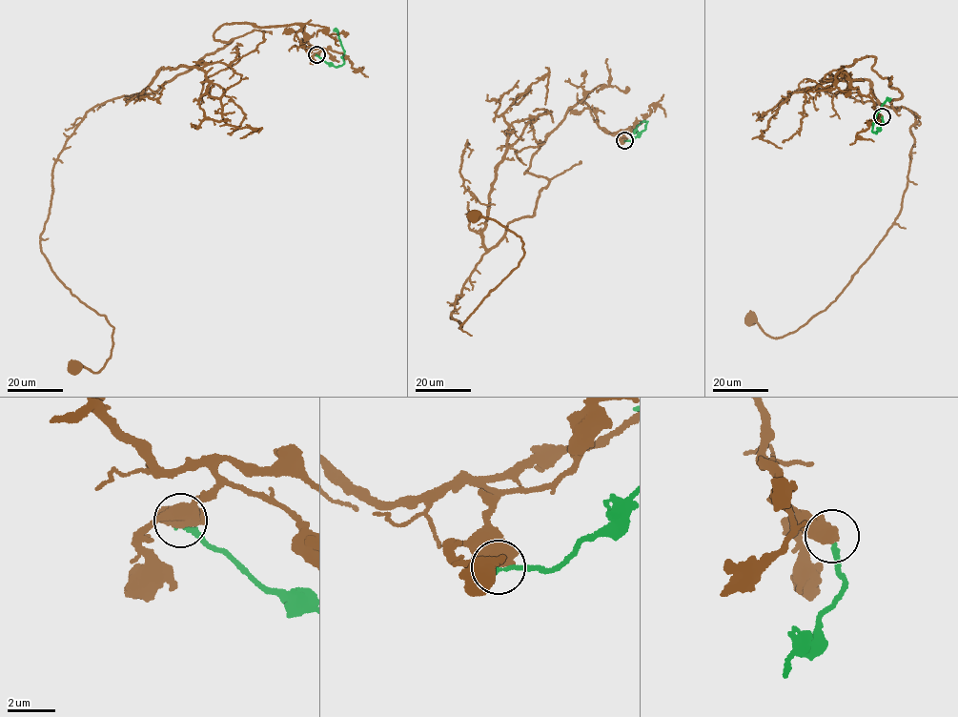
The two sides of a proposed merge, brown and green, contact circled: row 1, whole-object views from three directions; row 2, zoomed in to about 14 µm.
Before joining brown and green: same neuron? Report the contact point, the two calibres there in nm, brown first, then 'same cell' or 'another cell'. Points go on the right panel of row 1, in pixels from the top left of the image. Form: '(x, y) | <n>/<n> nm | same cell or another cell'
(882, 116) | 850/160 nm | another cell

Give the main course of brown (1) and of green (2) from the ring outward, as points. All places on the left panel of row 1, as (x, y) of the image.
1: (315, 54), (301, 25), (226, 24), (190, 70), (87, 112), (40, 240), (113, 329), (101, 369), (73, 365)
2: (316, 54), (336, 67), (343, 63), (344, 51), (336, 31), (333, 30)

